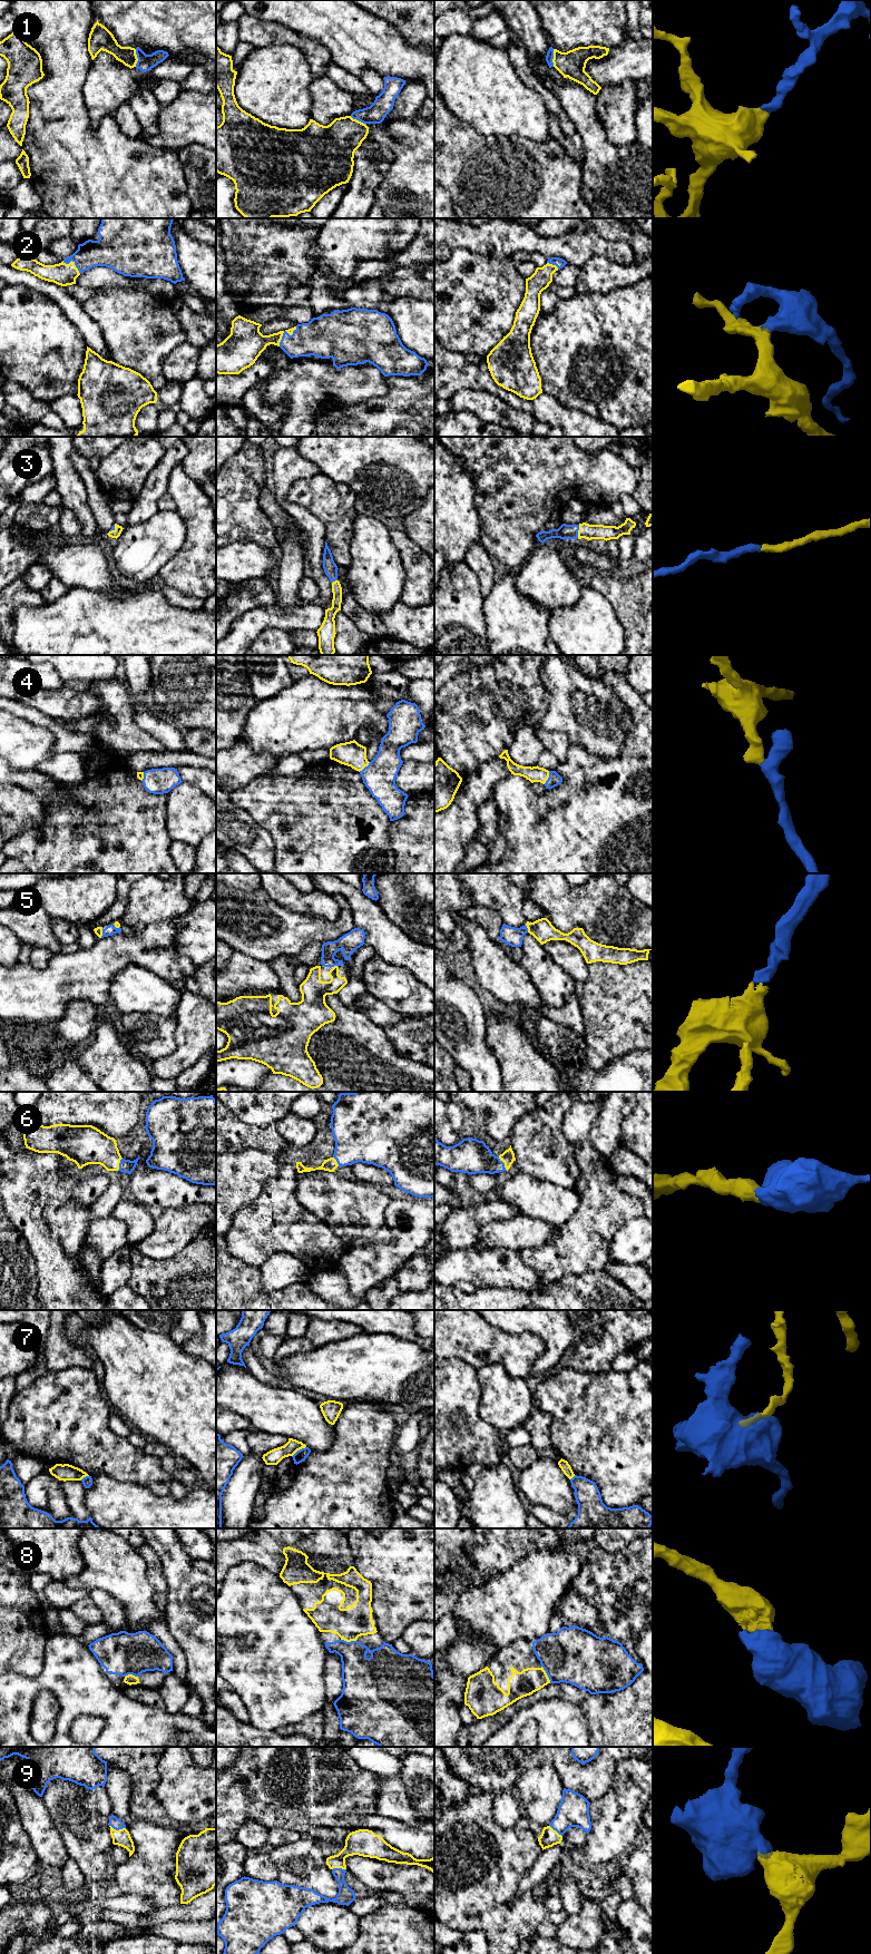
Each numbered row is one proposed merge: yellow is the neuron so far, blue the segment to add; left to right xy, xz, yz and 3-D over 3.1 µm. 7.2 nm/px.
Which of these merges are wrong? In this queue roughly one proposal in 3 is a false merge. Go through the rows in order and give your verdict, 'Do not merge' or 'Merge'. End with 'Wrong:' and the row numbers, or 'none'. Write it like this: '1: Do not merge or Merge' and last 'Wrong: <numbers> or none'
1: Merge
2: Merge
3: Merge
4: Merge
5: Merge
6: Merge
7: Do not merge
8: Merge
9: Merge
Wrong: 7

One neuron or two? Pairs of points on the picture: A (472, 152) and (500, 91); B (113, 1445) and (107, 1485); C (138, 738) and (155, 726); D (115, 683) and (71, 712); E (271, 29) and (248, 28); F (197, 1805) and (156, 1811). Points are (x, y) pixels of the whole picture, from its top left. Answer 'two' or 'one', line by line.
A: two
B: two
C: two
D: two
E: one
F: two

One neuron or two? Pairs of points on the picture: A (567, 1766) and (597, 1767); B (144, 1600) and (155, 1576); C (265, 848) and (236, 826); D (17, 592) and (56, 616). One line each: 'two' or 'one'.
A: one
B: two
C: one
D: two

